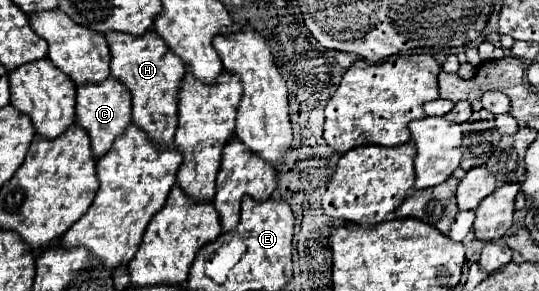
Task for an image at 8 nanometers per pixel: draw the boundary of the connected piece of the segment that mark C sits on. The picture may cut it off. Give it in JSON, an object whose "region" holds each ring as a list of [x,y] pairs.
{"region":[[[109,76],[99,84],[77,86],[77,124],[87,128],[91,138],[91,150],[97,158],[111,148],[113,140],[125,130],[129,122],[131,122],[131,94],[129,88],[115,76]]]}

